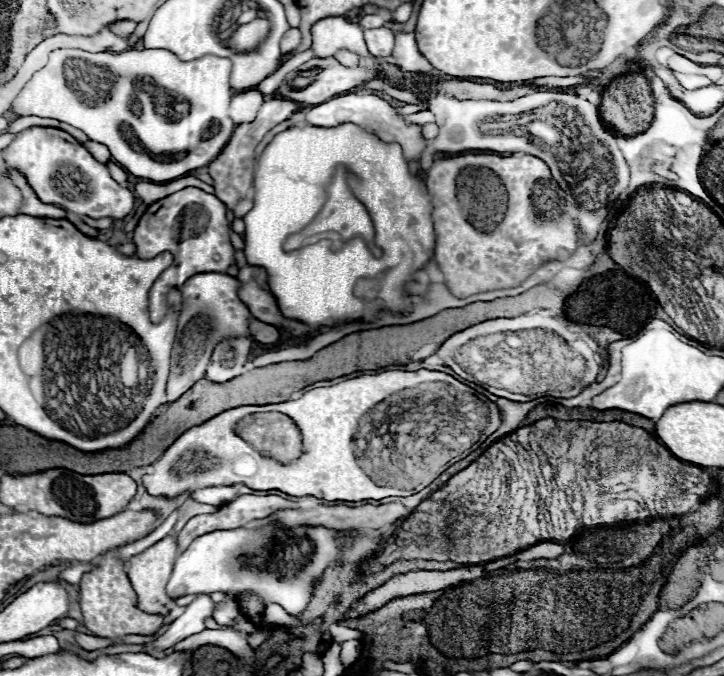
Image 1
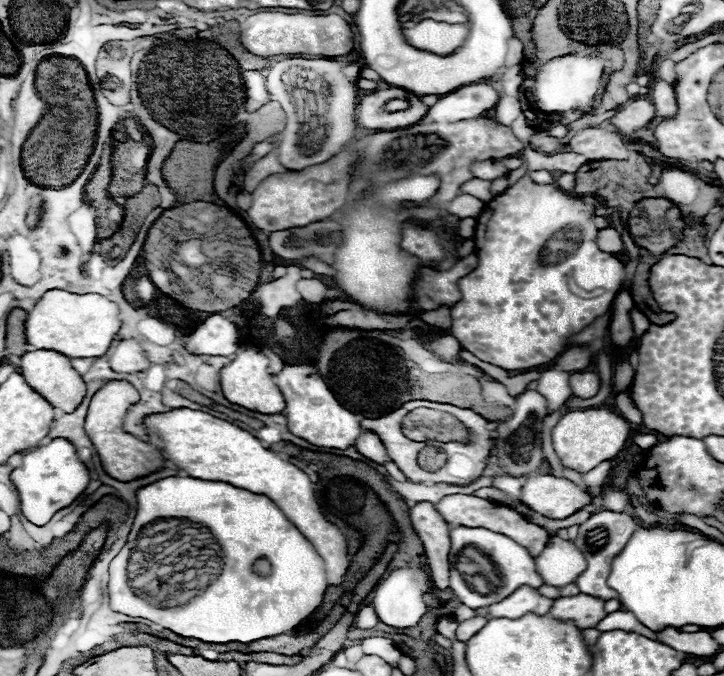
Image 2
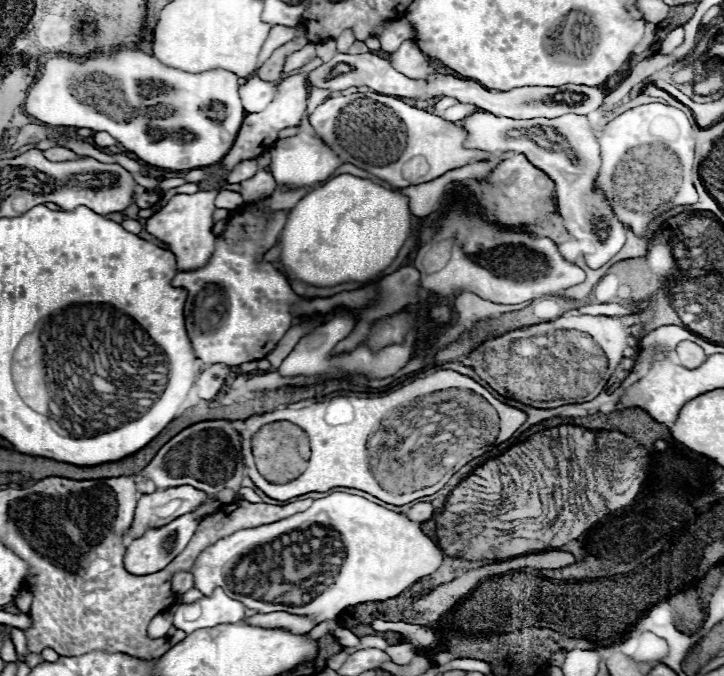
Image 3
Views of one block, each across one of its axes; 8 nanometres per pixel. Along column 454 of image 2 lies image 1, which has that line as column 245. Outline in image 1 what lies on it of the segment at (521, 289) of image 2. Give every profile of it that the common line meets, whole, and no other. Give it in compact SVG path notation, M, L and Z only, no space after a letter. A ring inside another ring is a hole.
M204 272L188 278L180 290L182 290L182 310L178 318L178 334L172 350L172 370L170 380L166 386L168 402L178 400L182 392L186 392L190 386L194 386L200 378L206 374L206 366L210 362L212 350L222 340L234 340L238 336L248 338L250 334L250 322L254 320L248 306L238 298L240 282L228 274L220 272Z

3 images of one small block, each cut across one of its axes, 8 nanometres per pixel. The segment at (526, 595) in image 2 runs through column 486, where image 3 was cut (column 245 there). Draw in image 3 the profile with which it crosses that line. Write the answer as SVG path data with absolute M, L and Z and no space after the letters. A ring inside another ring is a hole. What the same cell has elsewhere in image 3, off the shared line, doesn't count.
M220 588L212 596L204 596L192 604L180 604L174 612L174 626L186 634L218 624L234 624L246 618L246 606L228 598Z

